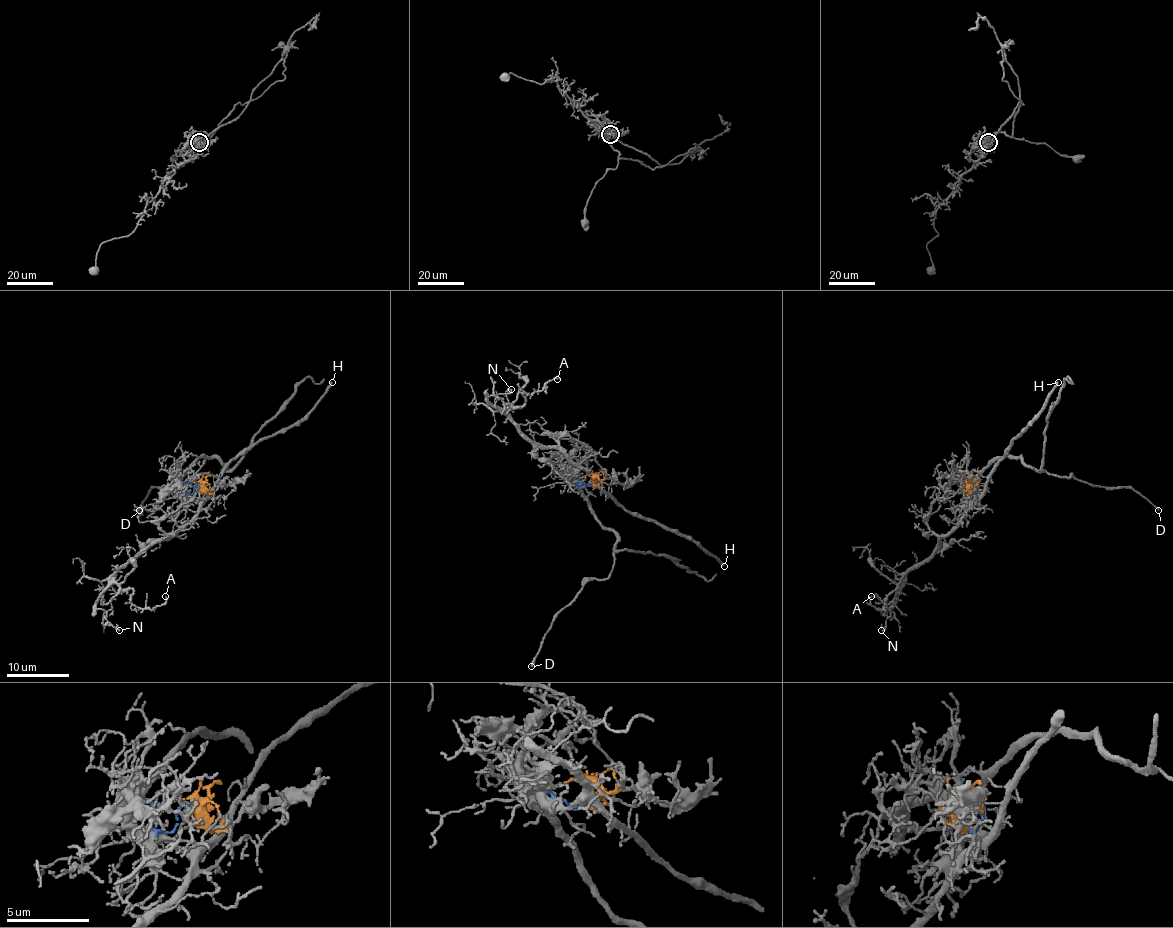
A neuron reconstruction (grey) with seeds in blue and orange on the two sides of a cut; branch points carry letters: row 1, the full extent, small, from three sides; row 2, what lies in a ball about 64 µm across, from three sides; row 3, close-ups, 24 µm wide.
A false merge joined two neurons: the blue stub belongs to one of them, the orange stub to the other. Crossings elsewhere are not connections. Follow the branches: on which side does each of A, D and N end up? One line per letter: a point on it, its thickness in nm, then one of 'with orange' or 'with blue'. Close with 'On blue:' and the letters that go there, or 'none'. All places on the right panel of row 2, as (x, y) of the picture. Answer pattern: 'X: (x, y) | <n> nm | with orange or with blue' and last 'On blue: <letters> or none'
A: (871, 596) | 120 nm | with orange
D: (1158, 510) | 200 nm | with blue
N: (881, 630) | 150 nm | with orange
On blue: D

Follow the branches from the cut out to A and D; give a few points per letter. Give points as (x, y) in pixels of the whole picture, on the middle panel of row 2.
A: (592, 485), (605, 479), (601, 488), (557, 449), (535, 446), (507, 414), (524, 403), (523, 394), (557, 379)
D: (592, 485), (575, 486), (592, 515), (617, 538), (614, 567), (603, 579), (587, 581), (557, 614), (531, 666)

